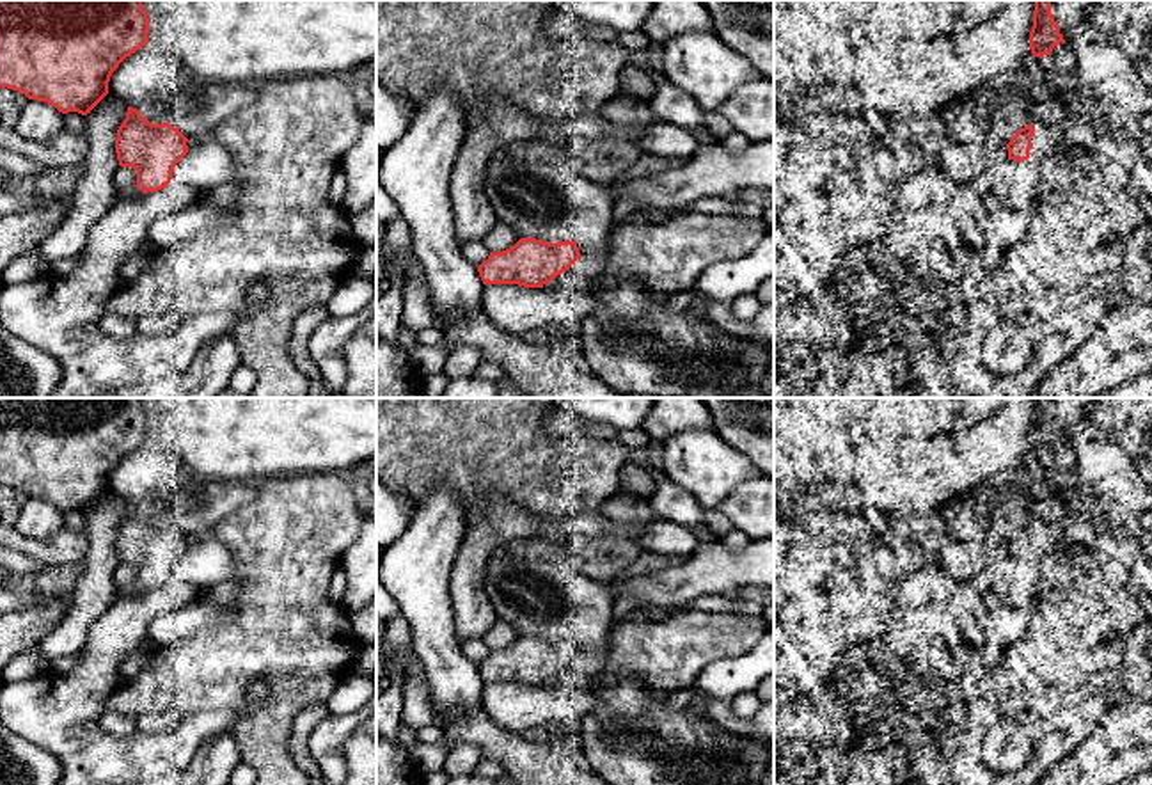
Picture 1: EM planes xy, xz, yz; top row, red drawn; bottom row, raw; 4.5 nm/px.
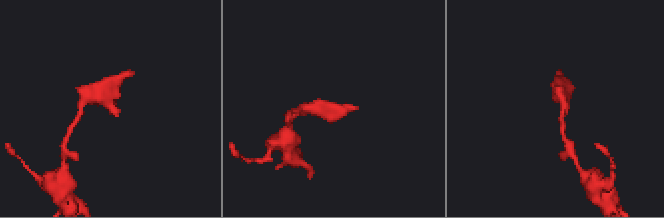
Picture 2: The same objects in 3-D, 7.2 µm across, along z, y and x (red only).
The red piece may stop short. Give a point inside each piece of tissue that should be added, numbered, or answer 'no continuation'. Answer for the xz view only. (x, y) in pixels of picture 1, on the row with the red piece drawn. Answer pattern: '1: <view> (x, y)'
no continuation

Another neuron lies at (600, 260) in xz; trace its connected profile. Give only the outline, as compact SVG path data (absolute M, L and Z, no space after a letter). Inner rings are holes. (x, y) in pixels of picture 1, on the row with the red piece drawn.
M492 156L486 162L485 192L497 222L515 229L520 238L536 238L548 243L570 240L577 243L580 258L588 259L596 274L609 266L614 202L605 188L572 170L563 158L509 162Z

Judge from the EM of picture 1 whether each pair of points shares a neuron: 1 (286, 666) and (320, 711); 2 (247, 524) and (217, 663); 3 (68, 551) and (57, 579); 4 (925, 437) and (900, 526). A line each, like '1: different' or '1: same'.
1: different
2: same
3: different
4: different

